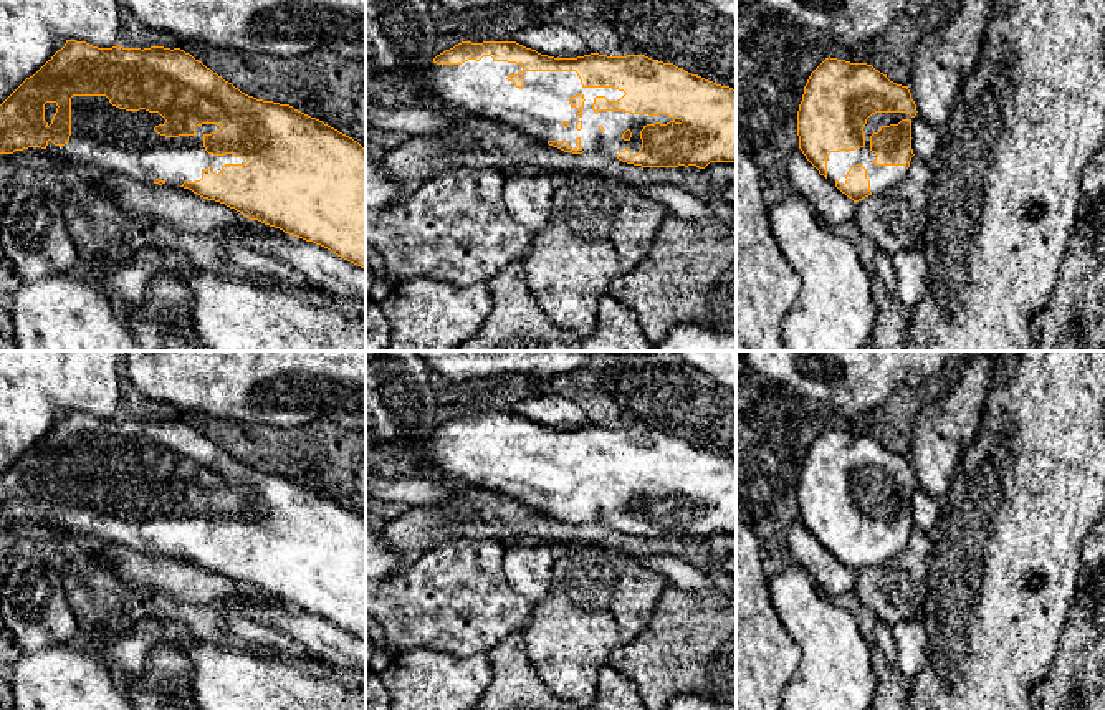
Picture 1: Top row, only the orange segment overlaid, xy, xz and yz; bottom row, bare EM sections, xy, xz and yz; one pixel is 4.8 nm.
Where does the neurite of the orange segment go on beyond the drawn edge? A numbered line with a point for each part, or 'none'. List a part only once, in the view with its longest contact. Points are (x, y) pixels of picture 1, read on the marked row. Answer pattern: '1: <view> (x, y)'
1: xz (480, 88)

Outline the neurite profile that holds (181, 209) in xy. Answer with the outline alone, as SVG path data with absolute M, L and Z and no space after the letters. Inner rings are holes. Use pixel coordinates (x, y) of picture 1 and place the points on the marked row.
M89 172L98 189L111 195L122 213L160 222L175 232L212 237L225 243L230 232L243 233L246 228L270 227L179 185L147 184L116 172Z

